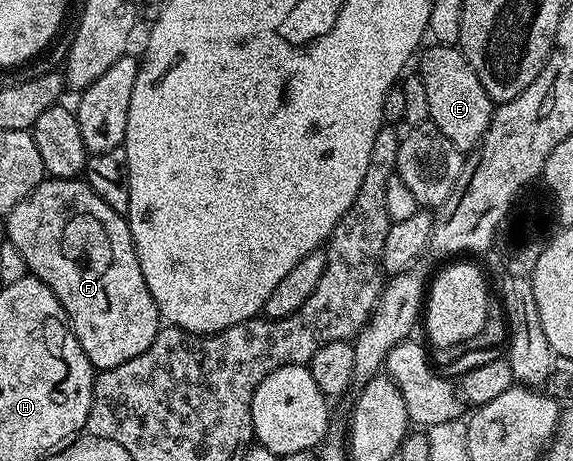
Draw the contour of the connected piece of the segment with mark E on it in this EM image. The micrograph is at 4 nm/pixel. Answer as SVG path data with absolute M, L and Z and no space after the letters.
M433 44L430 47L425 55L420 55L419 70L423 88L427 88L429 121L435 123L439 132L443 132L443 136L447 136L447 140L451 140L455 148L472 152L477 149L481 137L491 124L495 103L483 84L479 84L479 76L470 68L468 60L456 45Z

